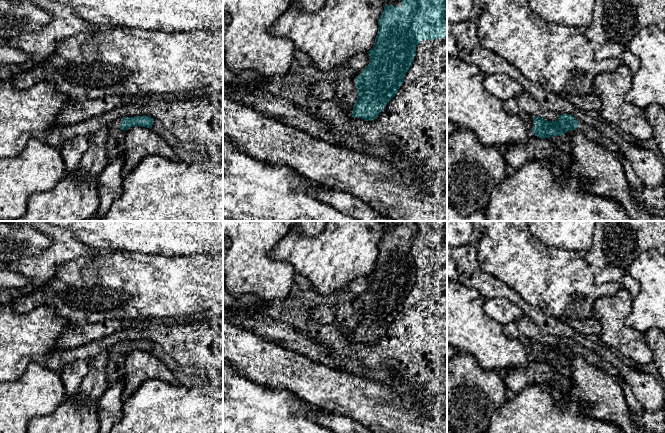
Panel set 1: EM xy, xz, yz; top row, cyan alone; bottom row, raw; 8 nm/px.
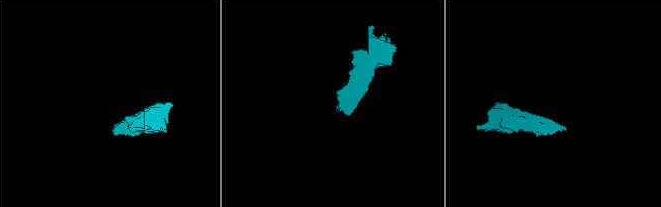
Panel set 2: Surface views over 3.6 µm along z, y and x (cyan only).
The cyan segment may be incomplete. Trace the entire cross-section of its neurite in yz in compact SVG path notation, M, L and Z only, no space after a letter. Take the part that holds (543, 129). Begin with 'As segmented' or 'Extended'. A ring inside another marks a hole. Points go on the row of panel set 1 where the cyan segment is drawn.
Extended. M559 115L556 121L545 121L538 116L533 117L533 121L533 135L541 139L546 139L557 149L566 153L571 153L572 145L570 137L575 132L583 133L588 139L600 144L614 154L619 152L617 145L611 139L606 137L599 129L590 126L571 115Z

